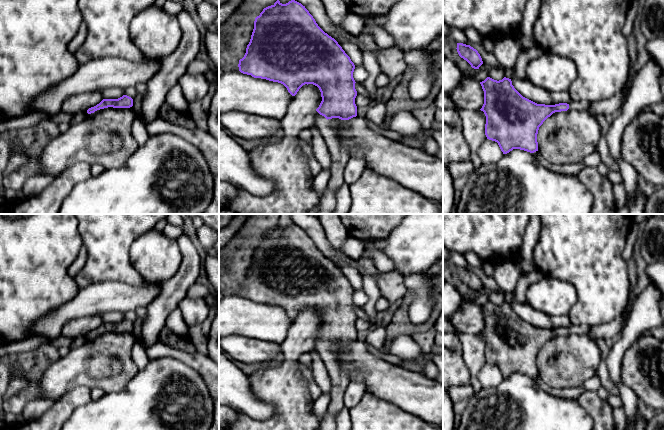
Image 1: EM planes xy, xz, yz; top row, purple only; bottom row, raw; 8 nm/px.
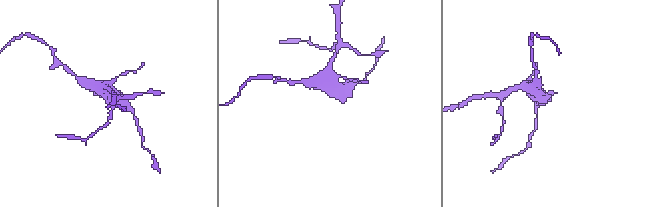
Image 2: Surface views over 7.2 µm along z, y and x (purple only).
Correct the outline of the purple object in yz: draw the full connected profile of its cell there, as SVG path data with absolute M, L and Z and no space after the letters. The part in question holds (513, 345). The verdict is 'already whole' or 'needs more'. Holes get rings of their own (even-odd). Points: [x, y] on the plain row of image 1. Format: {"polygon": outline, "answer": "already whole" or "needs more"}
{"polygon": "M487 301L480 306L484 315L484 328L481 335L486 340L485 359L487 363L498 367L503 378L513 373L520 373L530 377L538 375L537 358L543 346L555 336L574 334L587 334L590 326L572 325L569 328L559 327L555 329L537 328L523 321L512 309L509 302L494 304Z", "answer": "needs more"}

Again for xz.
{"polygon": "M294 223L286 228L277 224L255 242L250 266L238 291L243 298L283 308L292 320L305 308L319 312L322 325L316 333L320 339L314 349L324 362L331 381L331 402L319 430L335 430L335 415L344 407L344 393L350 379L345 367L338 362L337 355L329 350L328 344L349 344L357 340L357 315L353 302L355 289L350 281L334 262L318 250L305 230Z", "answer": "needs more"}

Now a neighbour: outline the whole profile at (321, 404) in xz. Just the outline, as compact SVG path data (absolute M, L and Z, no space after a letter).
M323 393L320 397L318 397L315 401L314 401L314 412L319 420L319 422L321 423L325 414L328 411L329 405L331 402L331 398L330 395Z

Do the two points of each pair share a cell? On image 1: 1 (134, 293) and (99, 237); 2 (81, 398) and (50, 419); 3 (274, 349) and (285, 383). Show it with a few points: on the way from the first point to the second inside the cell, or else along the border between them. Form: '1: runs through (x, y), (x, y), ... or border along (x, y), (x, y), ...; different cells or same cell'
1: border along (106, 280), (132, 285), (144, 281); different cells
2: runs through (73, 399), (58, 413); same cell
3: border along (279, 344), (282, 355); different cells

